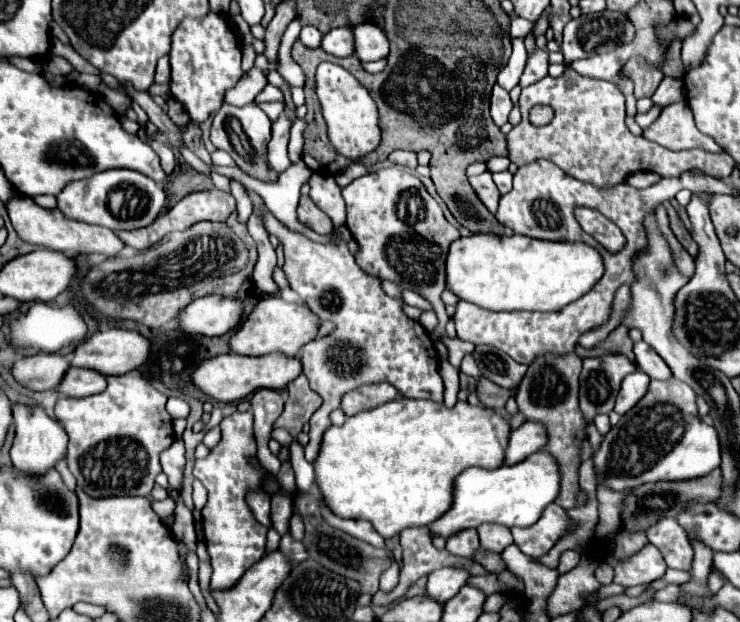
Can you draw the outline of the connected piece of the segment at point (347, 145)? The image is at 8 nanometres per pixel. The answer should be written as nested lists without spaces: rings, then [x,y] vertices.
[[[322,62],[316,72],[316,92],[322,102],[324,116],[328,122],[328,134],[332,146],[346,158],[358,160],[372,152],[378,146],[380,140],[380,128],[378,128],[378,110],[368,94],[368,90],[342,66]]]

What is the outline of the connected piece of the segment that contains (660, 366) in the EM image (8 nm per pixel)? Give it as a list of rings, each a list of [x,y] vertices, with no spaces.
[[[636,342],[634,354],[636,354],[638,368],[644,374],[648,374],[650,378],[656,378],[656,380],[670,380],[672,378],[672,372],[668,368],[668,364],[646,342]]]

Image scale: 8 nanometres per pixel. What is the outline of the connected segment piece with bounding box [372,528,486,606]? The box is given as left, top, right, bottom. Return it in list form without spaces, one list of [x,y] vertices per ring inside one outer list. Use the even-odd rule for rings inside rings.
[[[408,528],[400,534],[400,544],[404,550],[404,560],[402,560],[402,570],[400,570],[400,584],[390,592],[376,592],[372,596],[372,604],[386,606],[392,600],[400,598],[418,578],[428,576],[430,572],[446,566],[466,566],[474,576],[486,574],[482,566],[468,562],[464,558],[452,556],[448,550],[436,550],[432,546],[430,534],[426,534],[426,528]]]

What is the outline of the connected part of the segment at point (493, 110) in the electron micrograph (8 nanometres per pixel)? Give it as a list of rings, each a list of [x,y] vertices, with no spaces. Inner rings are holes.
[[[496,84],[490,97],[490,115],[498,127],[508,122],[508,114],[512,110],[512,106],[514,104],[512,104],[508,92]]]

